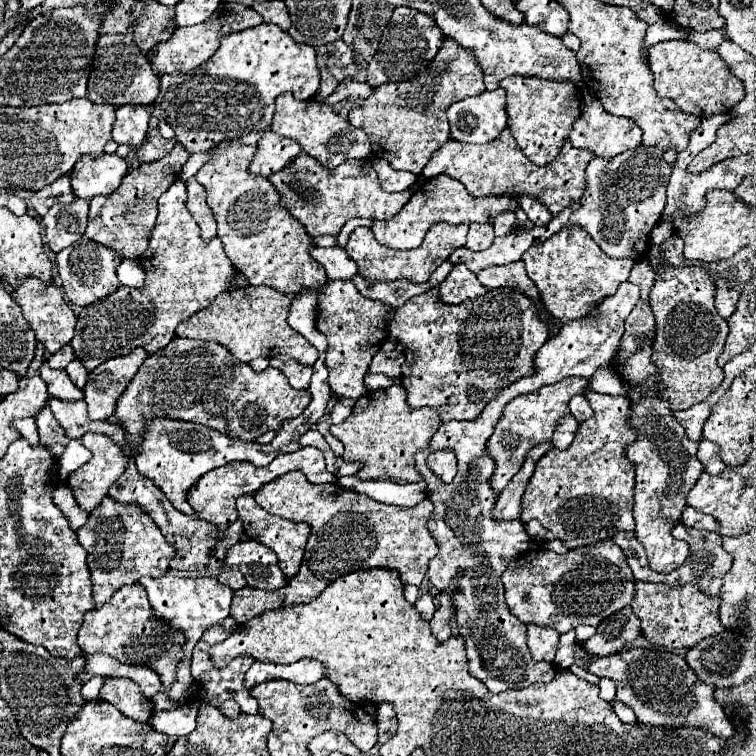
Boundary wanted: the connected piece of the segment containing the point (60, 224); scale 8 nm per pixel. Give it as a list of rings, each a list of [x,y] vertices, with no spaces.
[[[77,198],[71,204],[55,204],[43,216],[47,246],[53,252],[71,246],[75,240],[79,240],[85,234],[87,210],[89,210],[89,202]]]

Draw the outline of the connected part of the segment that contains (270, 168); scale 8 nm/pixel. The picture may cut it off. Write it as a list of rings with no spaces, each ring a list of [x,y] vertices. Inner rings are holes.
[[[271,130],[261,134],[261,140],[257,142],[257,152],[249,164],[251,174],[275,174],[279,172],[287,162],[291,162],[301,152],[299,144],[293,140],[287,140],[285,136],[279,136]]]

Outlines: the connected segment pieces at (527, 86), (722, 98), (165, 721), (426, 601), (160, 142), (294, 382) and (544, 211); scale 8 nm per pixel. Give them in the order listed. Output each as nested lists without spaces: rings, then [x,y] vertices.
[[[507,76],[501,86],[507,90],[509,128],[523,154],[537,166],[553,162],[563,140],[569,138],[575,118],[581,114],[581,90],[571,82],[551,82],[535,76]]]
[[[687,40],[659,42],[649,48],[649,68],[655,76],[655,90],[661,98],[671,98],[683,112],[697,118],[725,114],[745,98],[745,88],[715,52],[701,50]]]
[[[189,700],[187,704],[183,704],[179,708],[153,712],[151,718],[149,718],[149,724],[155,730],[163,732],[163,734],[185,736],[185,734],[189,734],[197,726],[197,722],[195,722],[197,710],[199,710],[199,706],[195,704],[195,700]]]
[[[427,592],[423,596],[419,596],[419,600],[415,602],[415,608],[421,612],[421,616],[425,620],[431,620],[433,618],[433,612],[435,612],[435,604],[433,604],[433,596]]]
[[[149,130],[145,142],[137,148],[137,158],[139,162],[153,162],[169,154],[169,150],[175,146],[177,140],[165,140],[159,130]]]
[[[275,356],[275,358],[271,358],[271,366],[285,372],[285,376],[289,378],[289,384],[293,388],[309,388],[309,378],[313,372],[311,366],[305,366],[291,356]]]
[[[525,196],[519,198],[519,208],[523,208],[523,212],[529,216],[529,220],[535,226],[545,226],[553,218],[553,214],[549,212],[549,208],[545,208],[537,200],[531,200],[531,198],[525,198]]]

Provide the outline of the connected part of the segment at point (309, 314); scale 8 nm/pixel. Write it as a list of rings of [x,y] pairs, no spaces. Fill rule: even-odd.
[[[303,288],[299,292],[299,298],[293,300],[287,320],[293,330],[301,332],[317,348],[317,352],[323,354],[327,350],[327,342],[325,336],[315,326],[315,316],[317,316],[317,290]]]

